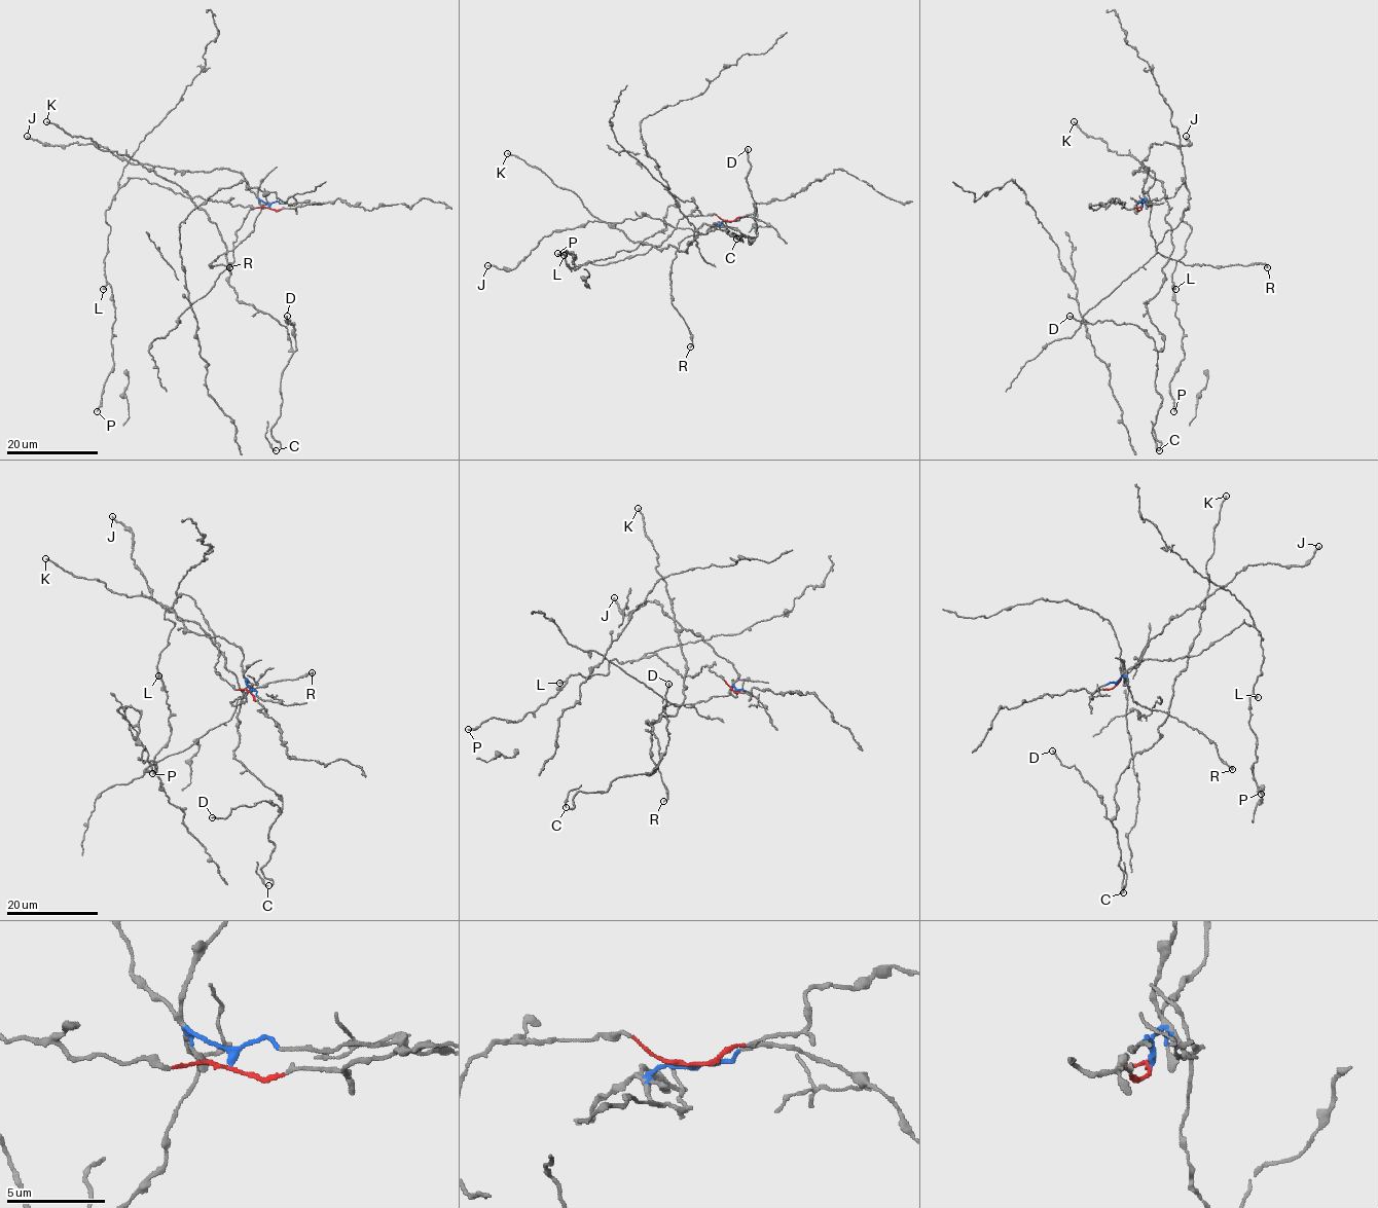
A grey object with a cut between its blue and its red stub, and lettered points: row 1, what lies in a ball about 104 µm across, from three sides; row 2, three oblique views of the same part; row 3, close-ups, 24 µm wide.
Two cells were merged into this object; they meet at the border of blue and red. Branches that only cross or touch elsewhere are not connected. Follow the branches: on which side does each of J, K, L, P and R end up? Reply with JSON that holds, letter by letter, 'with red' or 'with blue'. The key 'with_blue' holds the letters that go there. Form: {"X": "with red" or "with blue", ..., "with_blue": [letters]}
{"J": "with blue", "K": "with blue", "L": "with red", "P": "with red", "R": "with blue", "with_blue": ["J", "K", "R"]}

